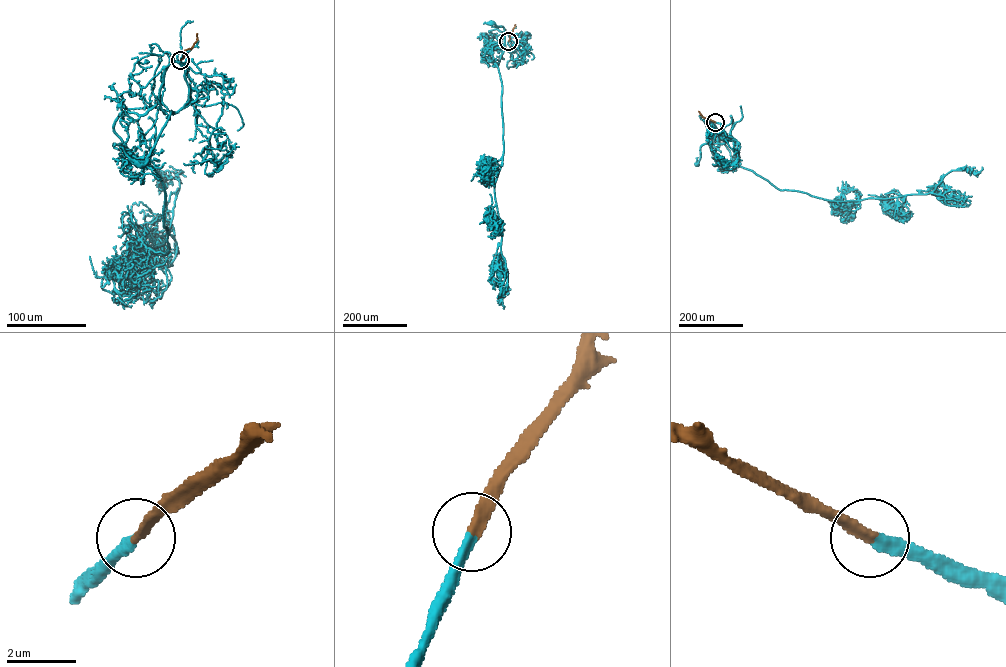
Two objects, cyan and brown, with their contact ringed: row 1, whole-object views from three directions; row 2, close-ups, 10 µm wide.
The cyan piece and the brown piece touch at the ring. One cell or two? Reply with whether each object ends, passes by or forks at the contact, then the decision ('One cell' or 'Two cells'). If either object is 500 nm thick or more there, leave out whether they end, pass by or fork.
At the ring cyan ends. At the ring brown ends. One cell

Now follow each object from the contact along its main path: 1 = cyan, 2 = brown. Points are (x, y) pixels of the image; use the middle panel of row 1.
1: (508, 41), (515, 50), (505, 48), (503, 27), (492, 23)
2: (508, 41), (515, 24)

